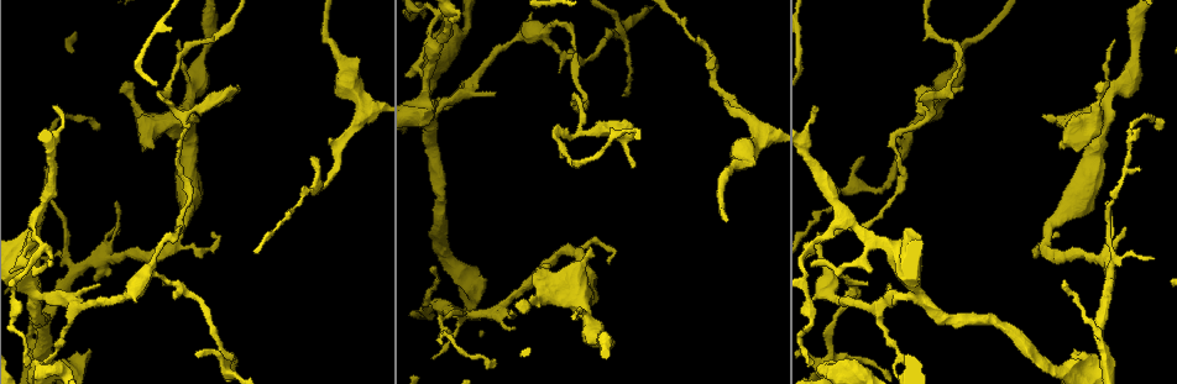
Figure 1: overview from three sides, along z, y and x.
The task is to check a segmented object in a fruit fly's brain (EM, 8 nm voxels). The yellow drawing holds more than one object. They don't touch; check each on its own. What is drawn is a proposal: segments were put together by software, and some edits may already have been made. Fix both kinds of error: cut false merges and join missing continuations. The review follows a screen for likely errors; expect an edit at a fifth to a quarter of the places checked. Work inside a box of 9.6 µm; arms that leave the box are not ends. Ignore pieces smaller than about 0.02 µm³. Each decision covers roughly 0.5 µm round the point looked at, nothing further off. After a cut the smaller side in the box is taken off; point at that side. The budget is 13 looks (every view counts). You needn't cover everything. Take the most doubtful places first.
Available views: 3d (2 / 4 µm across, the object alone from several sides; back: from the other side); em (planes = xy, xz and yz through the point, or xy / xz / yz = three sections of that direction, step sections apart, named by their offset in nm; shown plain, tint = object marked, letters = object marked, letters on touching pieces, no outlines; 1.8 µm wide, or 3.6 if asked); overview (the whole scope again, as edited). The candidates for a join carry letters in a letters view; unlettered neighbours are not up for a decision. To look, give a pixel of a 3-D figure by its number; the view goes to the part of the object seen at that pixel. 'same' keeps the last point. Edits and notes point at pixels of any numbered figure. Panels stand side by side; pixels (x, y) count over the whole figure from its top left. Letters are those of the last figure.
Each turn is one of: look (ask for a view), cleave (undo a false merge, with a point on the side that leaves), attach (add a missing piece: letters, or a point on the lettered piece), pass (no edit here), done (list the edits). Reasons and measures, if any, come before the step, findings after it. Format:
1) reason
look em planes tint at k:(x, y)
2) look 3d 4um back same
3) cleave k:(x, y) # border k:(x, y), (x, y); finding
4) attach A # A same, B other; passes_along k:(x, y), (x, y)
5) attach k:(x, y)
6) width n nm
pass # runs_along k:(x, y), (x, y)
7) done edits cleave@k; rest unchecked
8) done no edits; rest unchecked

look 3d 4um at 1:(471, 82)

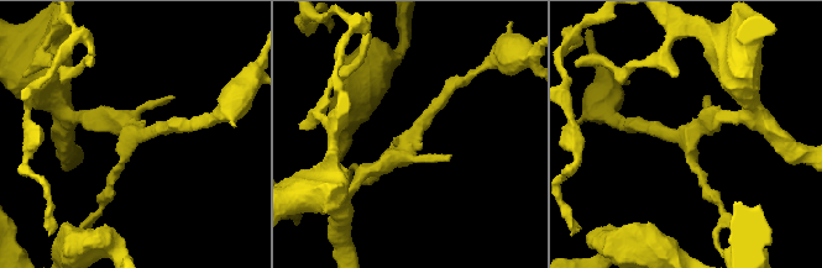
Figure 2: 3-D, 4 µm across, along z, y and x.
look em planes letters at 2:(136, 135)

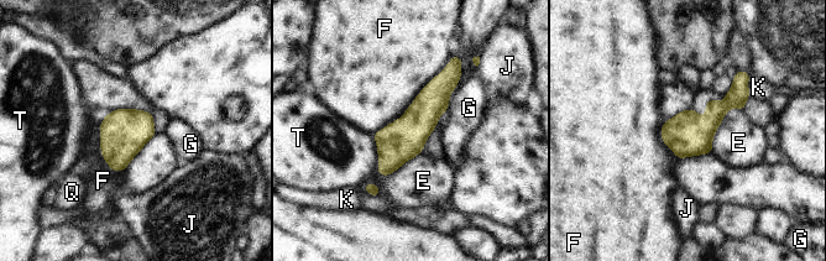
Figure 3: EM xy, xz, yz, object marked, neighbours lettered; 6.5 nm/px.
pass # E other, F other, G other, J other, K other, Q other, T other; border 3:(453, 56), (398, 119), (374, 134); all the same neuron

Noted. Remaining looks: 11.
branch stops here
look 3d 2um at 1:(706, 67)

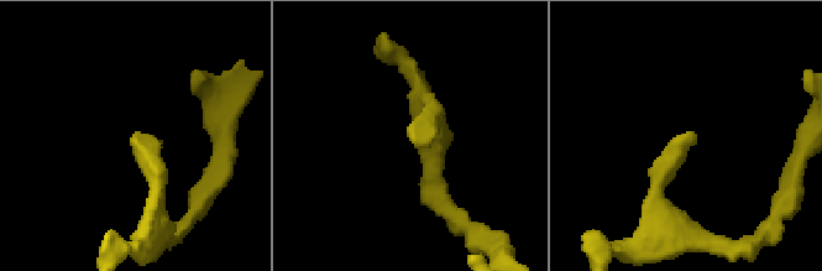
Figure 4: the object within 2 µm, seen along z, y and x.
look em 3.6um yz step 8 plain at 4:(693, 133)

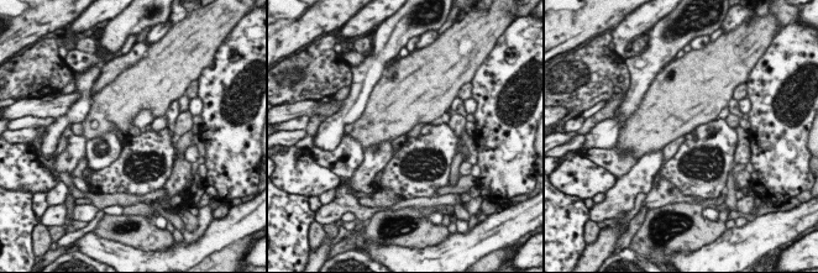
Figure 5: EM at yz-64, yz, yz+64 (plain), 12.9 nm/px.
look em 3.6um yz step 8 letters same

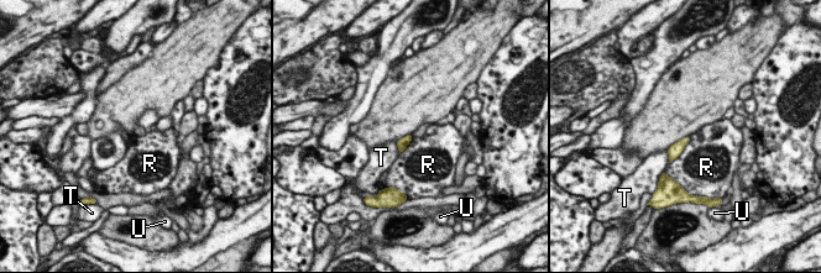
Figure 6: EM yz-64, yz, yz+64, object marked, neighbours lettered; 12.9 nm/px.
width 120 nm
pass # R other, T other, U other; border 6:(690, 137), (684, 150), (669, 163); no lettered piece goes on from it

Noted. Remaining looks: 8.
sharp bend
look em xy step 8 letters at 1:(617, 38)

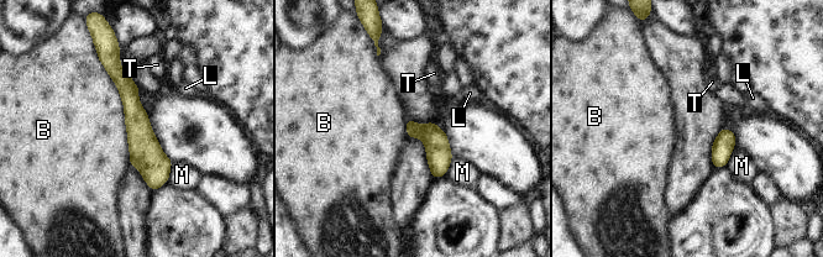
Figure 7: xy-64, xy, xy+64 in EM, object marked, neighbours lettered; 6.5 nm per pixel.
pass # B other, L other, M other, T other; border 7:(97, 53), (122, 103), (130, 162); all the same neuron

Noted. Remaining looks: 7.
look 3d 4um back at 1:(812, 263)

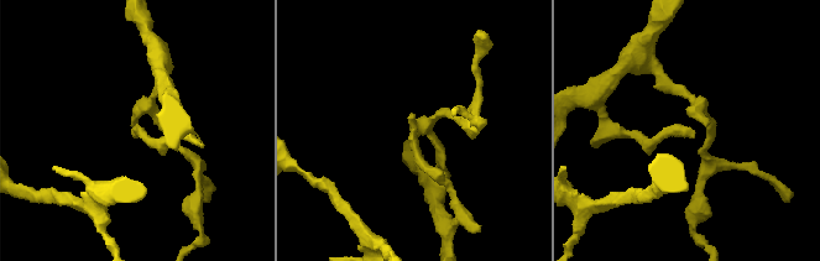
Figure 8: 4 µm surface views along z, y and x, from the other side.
shape alone is not enough
look em planes letters at 8:(414, 132)

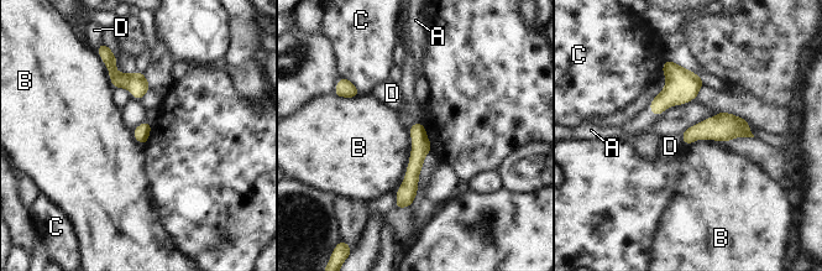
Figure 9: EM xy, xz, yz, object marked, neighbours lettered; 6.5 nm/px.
attach A # A same, B other, C other, D other; passes_along 9:(681, 87), (650, 109), (644, 118); the neuron continues

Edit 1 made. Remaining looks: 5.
redraw
look overview

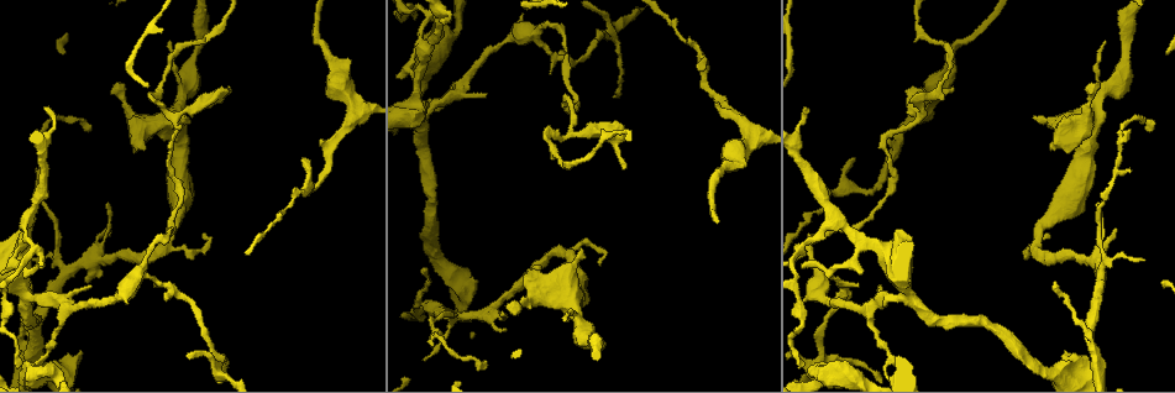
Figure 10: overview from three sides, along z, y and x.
a narrow waist
look em planes letters at 10:(877, 210)

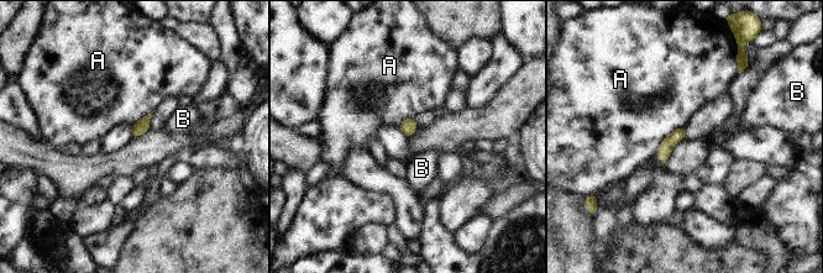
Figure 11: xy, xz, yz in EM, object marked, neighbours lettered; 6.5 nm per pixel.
width 90 nm
pass # A other, B other; border 11:(683, 125), (660, 142), (653, 157); all the same neuron

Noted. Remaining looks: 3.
done edits attach@9; rest unchecked

